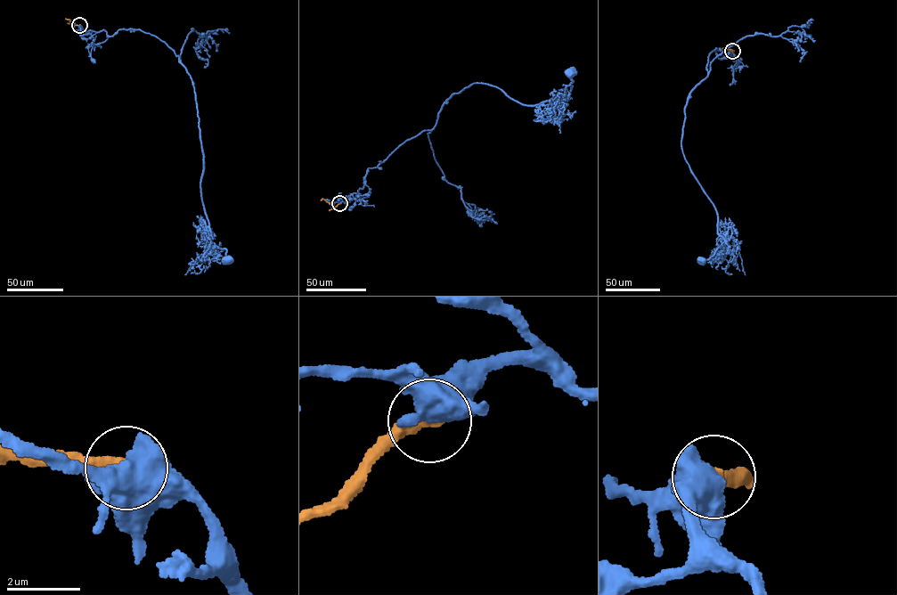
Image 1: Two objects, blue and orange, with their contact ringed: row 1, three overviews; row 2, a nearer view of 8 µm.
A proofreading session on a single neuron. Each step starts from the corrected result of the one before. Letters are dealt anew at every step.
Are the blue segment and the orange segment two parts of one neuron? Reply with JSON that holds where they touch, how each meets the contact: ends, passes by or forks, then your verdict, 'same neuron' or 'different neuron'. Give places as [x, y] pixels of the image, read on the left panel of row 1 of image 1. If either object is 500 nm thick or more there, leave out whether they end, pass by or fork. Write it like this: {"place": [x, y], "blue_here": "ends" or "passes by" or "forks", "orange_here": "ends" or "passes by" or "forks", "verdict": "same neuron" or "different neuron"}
{"place": [79, 25], "verdict": "different neuron"}

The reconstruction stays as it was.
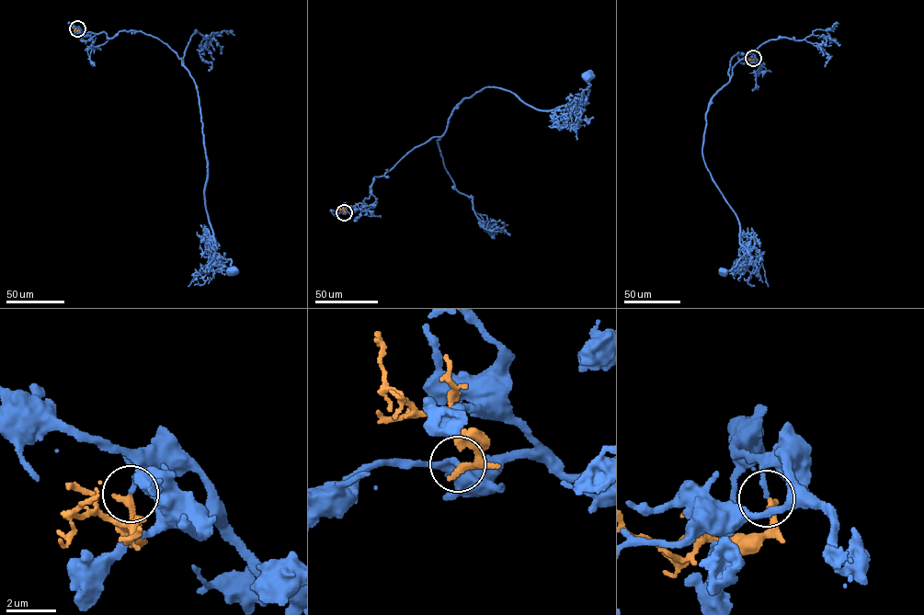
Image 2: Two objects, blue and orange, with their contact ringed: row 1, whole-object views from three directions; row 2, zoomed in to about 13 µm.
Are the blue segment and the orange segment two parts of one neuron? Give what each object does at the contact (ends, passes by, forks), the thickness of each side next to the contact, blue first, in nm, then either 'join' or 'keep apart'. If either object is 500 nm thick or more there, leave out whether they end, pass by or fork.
blue ends | orange ends | 200/280 nm | keep apart

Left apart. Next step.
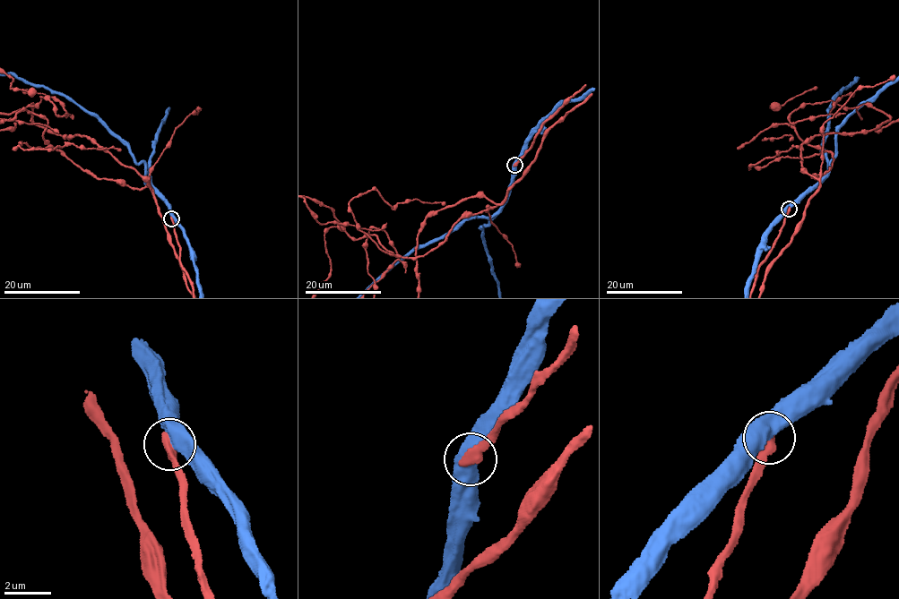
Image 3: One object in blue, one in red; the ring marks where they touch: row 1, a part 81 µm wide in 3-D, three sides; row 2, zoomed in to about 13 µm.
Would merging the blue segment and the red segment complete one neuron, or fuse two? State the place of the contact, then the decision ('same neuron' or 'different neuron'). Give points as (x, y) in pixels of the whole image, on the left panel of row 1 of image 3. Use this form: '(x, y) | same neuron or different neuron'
(171, 218) | different neuron

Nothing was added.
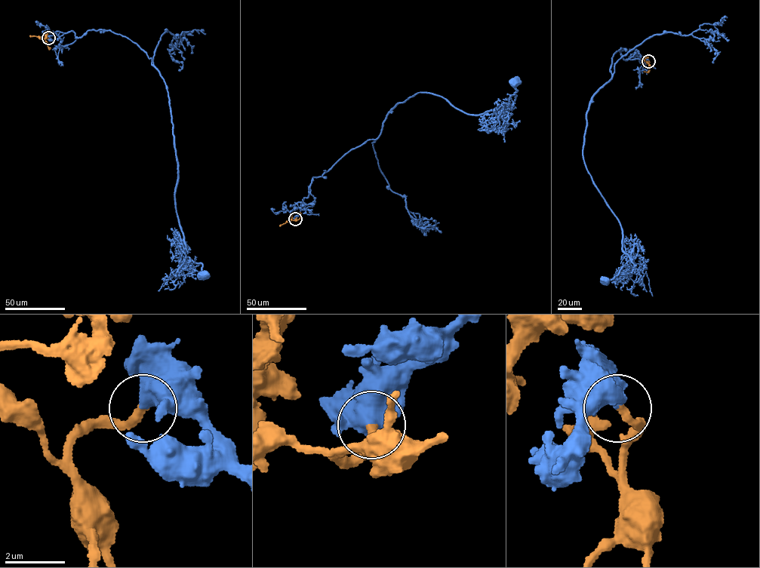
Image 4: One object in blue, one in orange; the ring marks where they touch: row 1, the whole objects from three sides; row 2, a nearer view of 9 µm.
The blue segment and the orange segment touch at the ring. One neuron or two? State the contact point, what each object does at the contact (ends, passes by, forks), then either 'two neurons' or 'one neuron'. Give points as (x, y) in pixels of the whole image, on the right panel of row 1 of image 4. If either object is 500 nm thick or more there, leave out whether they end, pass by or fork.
at (648, 61); one neuron

